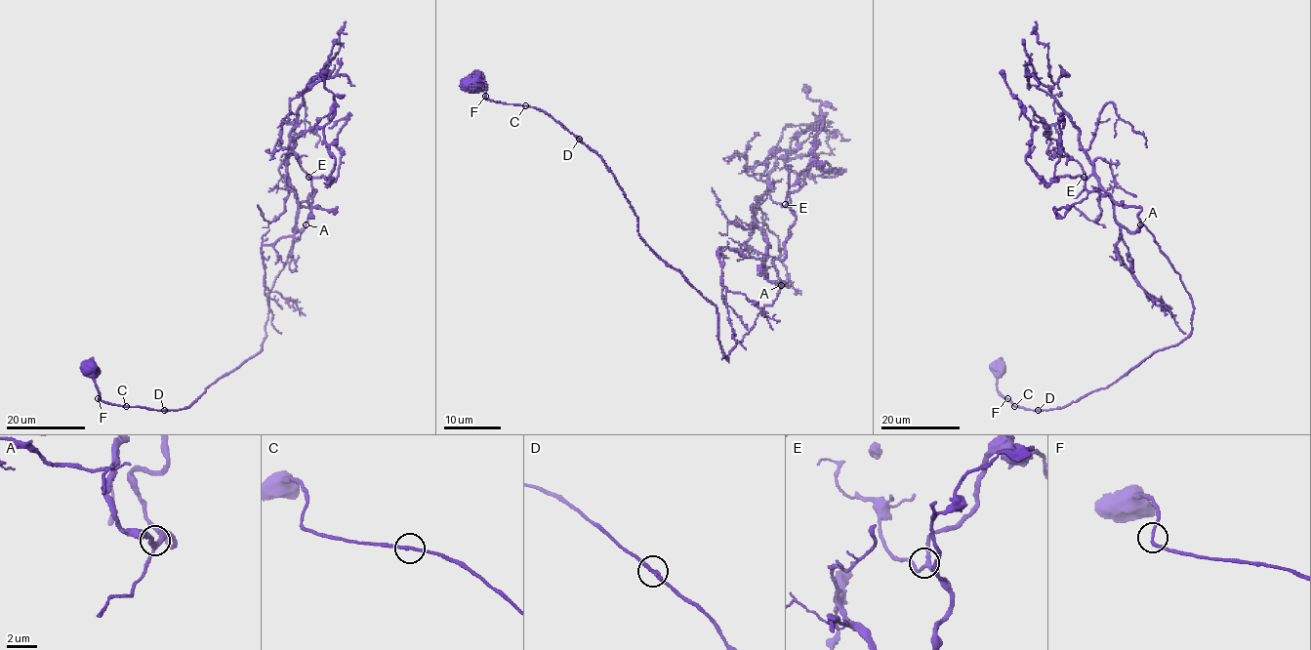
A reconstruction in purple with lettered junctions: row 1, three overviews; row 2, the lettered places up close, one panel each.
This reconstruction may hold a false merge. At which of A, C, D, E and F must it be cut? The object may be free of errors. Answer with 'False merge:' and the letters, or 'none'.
False merge: none

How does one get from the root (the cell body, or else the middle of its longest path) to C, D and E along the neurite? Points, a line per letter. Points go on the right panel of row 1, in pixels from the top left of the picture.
C: (997, 368), (997, 387), (1014, 407)
D: (997, 368), (998, 389), (1015, 407), (1038, 411)
E: (997, 368), (997, 387), (1015, 407), (1061, 409), (1192, 331), (1191, 295), (1141, 209), (1088, 190), (1084, 177)

